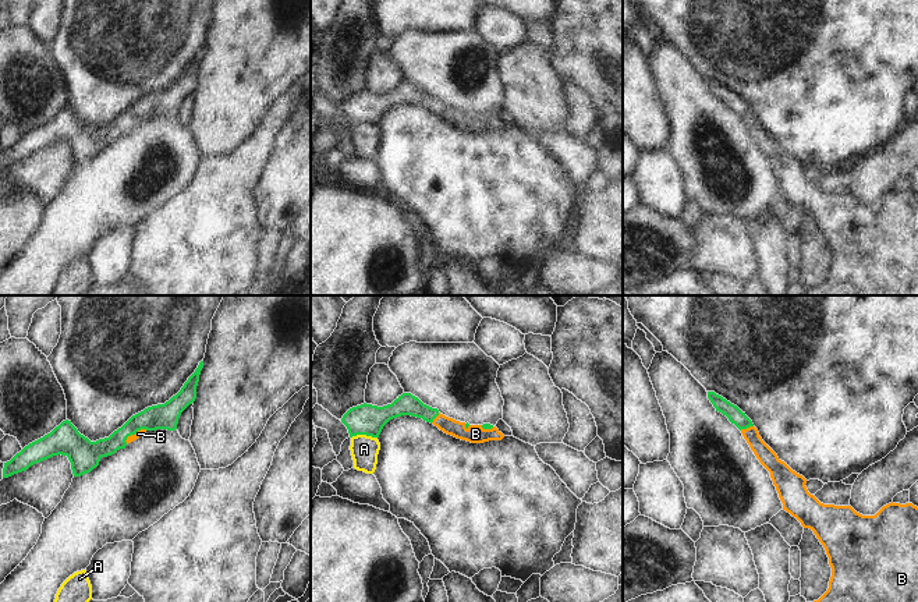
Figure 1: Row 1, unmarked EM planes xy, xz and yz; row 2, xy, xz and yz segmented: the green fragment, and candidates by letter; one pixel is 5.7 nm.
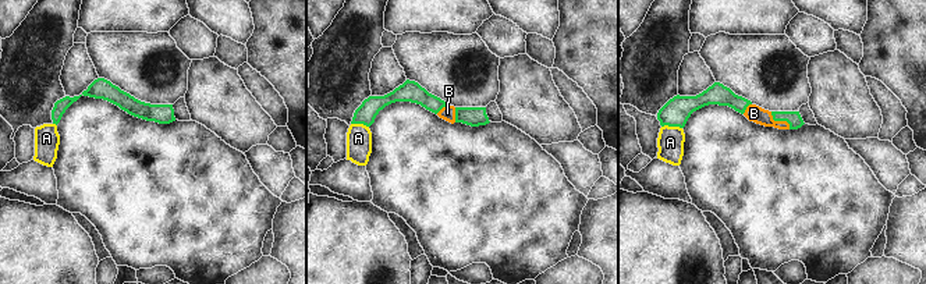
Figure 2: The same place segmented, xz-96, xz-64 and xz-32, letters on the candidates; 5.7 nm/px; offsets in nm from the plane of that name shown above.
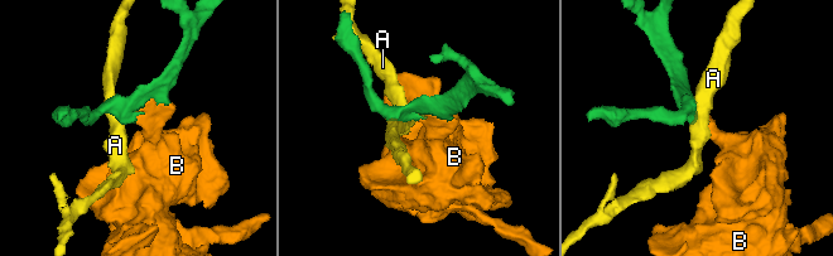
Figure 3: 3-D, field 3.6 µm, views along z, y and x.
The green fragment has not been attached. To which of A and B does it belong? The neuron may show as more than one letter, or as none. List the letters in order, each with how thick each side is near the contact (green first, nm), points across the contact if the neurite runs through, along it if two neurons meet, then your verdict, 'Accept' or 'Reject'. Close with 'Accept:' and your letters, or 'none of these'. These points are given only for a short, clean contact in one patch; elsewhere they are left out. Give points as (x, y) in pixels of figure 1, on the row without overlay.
A: Thickness 180 nm (green) against 160 nm. Boundary: xz (376, 124), (354, 123), (351, 126). Reject
B: Thickness 150 nm (green) against 40 nm. Accept
Accept: B.

